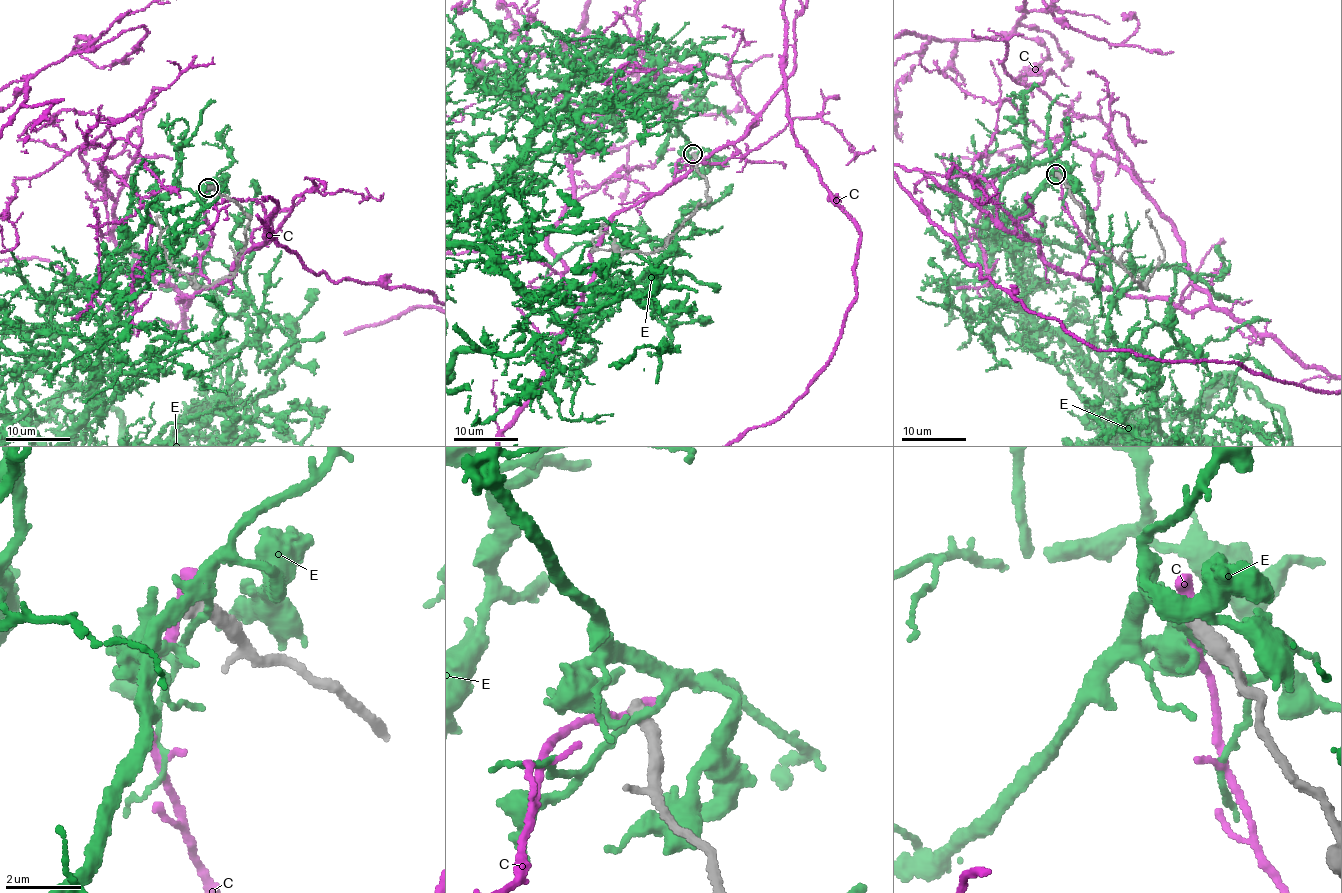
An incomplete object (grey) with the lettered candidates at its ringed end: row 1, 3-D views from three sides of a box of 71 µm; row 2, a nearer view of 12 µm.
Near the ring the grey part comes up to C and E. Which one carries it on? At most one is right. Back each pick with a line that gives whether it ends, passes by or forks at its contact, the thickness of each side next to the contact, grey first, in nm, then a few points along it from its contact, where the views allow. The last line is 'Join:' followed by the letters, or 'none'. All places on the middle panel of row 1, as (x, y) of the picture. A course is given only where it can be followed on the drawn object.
Join: none

